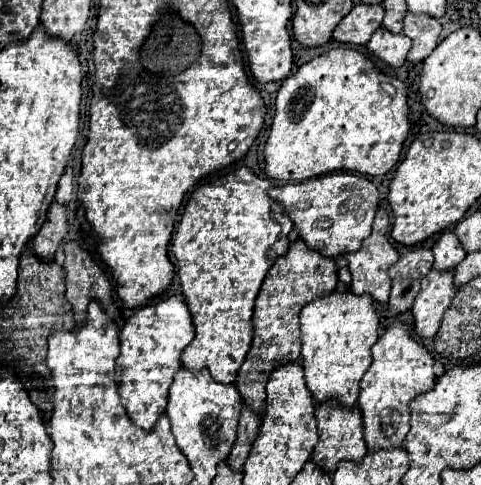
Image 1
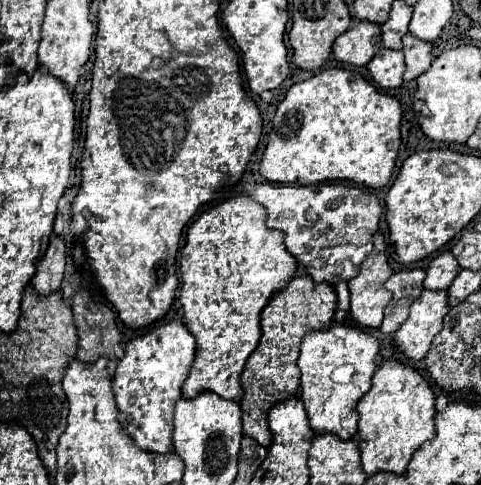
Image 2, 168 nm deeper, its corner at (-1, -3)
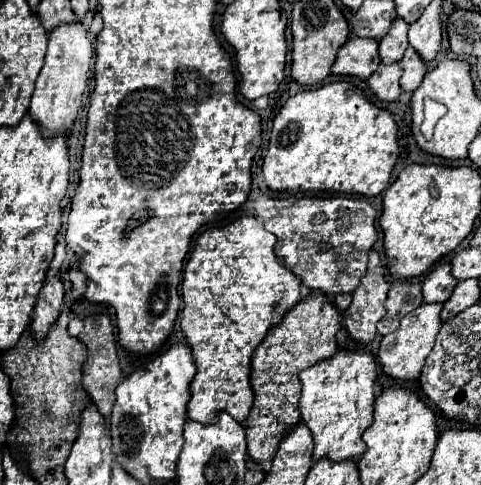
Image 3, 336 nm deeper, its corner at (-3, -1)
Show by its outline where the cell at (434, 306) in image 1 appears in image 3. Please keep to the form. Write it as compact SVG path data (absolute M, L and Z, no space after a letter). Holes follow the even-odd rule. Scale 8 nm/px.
M422 303L418 309L402 317L398 331L382 337L380 349L378 349L378 361L382 363L384 373L392 375L394 379L404 379L404 381L414 381L420 375L424 359L428 357L442 325L442 319L440 319L442 307L444 307L442 303Z

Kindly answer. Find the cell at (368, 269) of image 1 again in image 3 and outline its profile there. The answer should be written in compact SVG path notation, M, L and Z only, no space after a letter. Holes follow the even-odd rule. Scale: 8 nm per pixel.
M376 249L368 255L368 273L362 279L362 285L352 293L352 303L346 309L344 325L350 335L366 345L376 335L376 323L386 315L384 301L388 295L390 283L386 279L386 267L382 265L380 253Z

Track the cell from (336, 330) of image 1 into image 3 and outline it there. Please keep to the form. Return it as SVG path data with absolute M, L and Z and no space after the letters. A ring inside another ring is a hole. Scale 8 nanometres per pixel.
M364 347L338 349L332 357L322 359L300 373L302 397L298 407L302 423L314 437L314 461L320 457L330 457L332 461L356 459L366 451L362 433L372 421L376 377L376 359Z

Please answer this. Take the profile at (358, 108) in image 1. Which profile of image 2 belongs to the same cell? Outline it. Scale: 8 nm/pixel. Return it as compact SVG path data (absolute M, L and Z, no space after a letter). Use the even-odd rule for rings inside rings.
M338 67L324 69L308 81L292 85L278 105L272 119L274 127L260 161L260 175L270 183L316 185L322 181L352 181L370 189L382 189L390 181L396 165L400 119L400 103L394 97L380 93L360 73Z

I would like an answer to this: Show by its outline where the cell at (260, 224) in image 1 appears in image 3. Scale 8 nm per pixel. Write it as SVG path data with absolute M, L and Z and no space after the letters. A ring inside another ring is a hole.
M242 215L230 225L214 227L198 235L190 259L184 267L182 279L182 321L180 329L186 335L186 343L192 347L196 361L196 375L190 385L188 417L200 423L212 423L218 411L228 411L236 421L244 423L252 407L252 387L250 387L250 359L254 347L262 343L266 331L278 325L284 313L300 301L300 279L284 265L284 261L274 253L276 237L264 229L264 223L254 215Z

